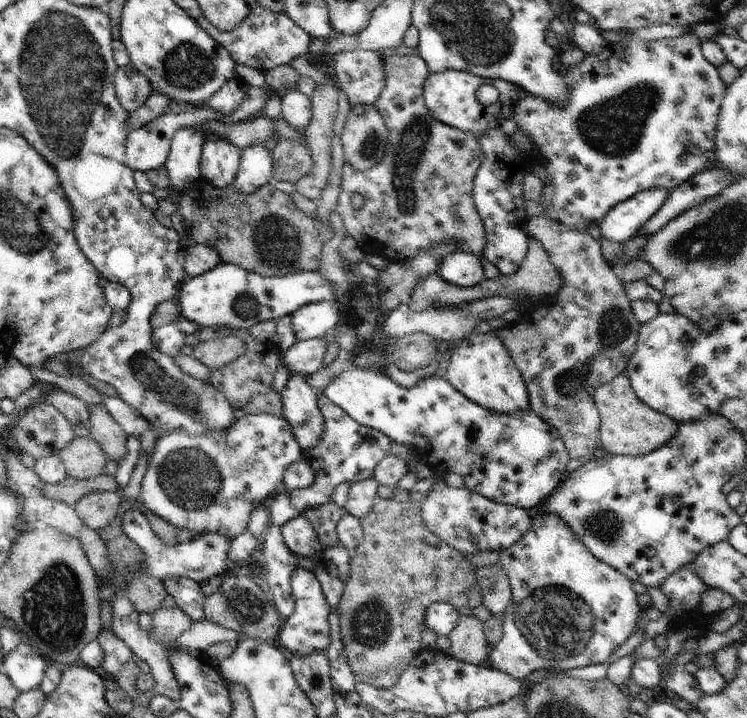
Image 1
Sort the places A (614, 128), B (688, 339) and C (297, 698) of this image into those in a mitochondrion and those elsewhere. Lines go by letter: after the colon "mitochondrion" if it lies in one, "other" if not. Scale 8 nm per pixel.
A: mitochondrion
B: other
C: other

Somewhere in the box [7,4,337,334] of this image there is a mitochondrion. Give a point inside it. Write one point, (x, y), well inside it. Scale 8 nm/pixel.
(62, 68)

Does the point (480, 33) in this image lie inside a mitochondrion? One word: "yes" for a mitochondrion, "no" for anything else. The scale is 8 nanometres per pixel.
yes

